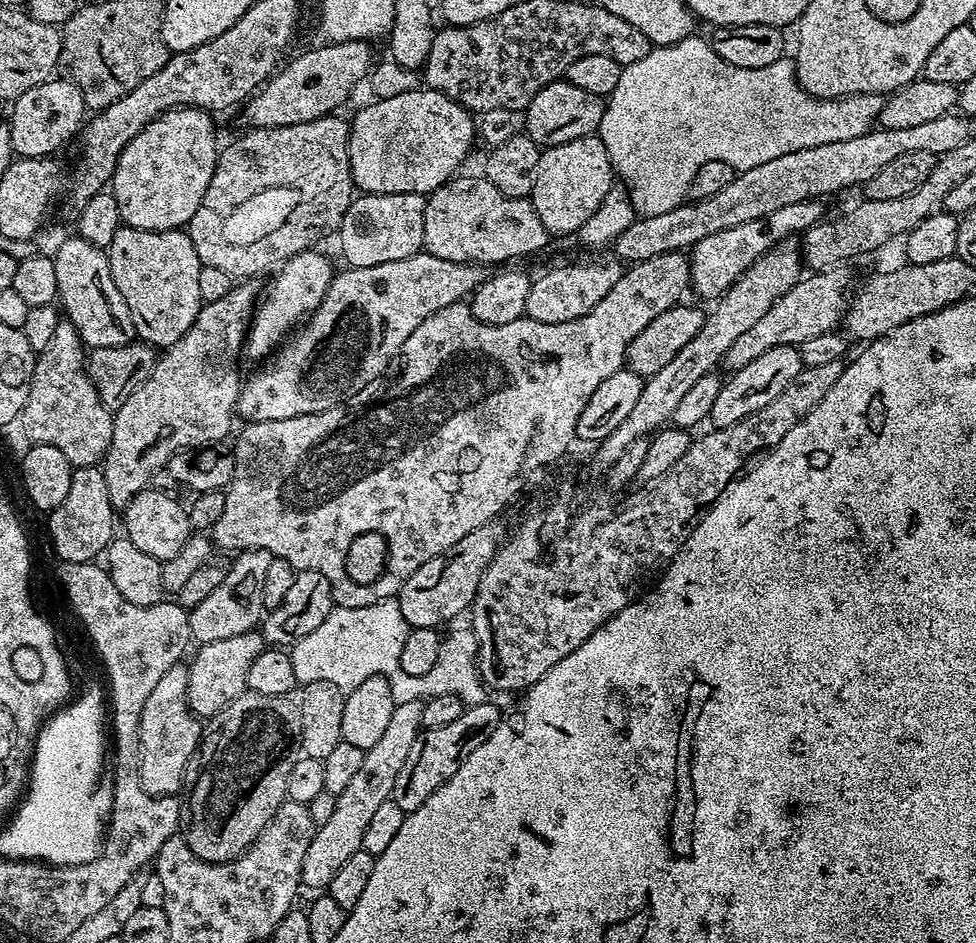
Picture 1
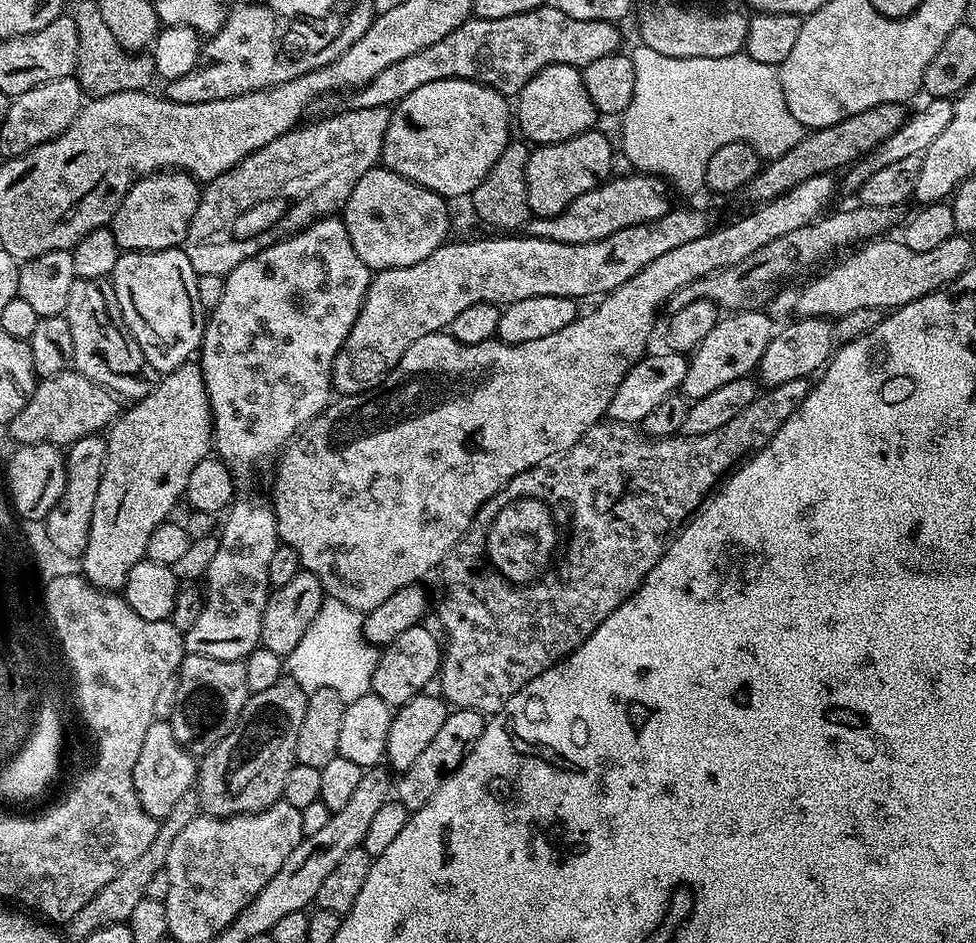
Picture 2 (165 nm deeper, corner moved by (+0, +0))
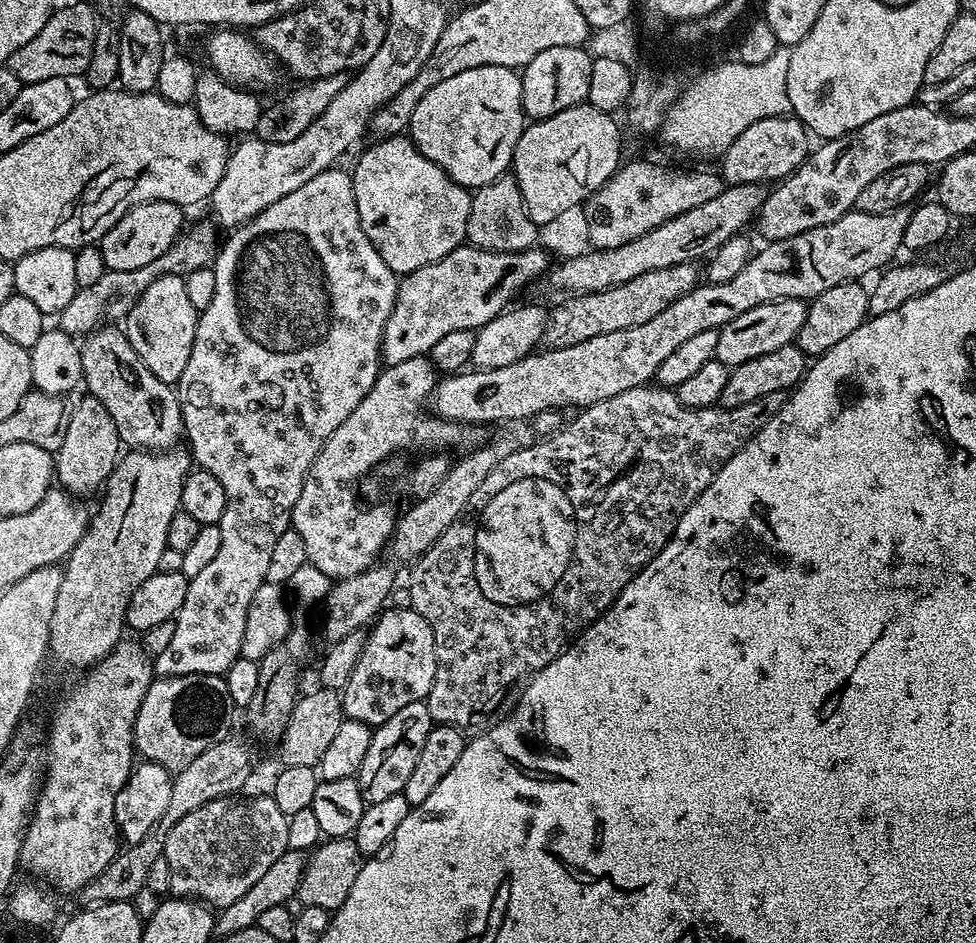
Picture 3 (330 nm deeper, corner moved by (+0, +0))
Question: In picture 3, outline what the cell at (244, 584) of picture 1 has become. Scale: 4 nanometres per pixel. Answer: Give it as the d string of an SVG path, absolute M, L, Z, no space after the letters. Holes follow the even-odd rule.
M340 166L327 168L322 174L310 178L298 190L286 194L286 198L278 198L270 206L263 208L253 220L239 225L231 233L228 241L219 245L214 256L216 273L214 298L204 312L199 313L196 321L196 337L190 350L190 362L186 362L186 370L182 370L182 378L174 385L176 396L180 399L180 413L184 419L184 436L190 455L203 471L214 474L218 482L226 490L226 510L222 514L219 526L222 530L222 546L214 562L209 562L198 575L191 577L186 590L186 598L174 617L174 635L166 650L154 656L154 672L157 677L181 676L182 674L223 674L235 660L241 659L242 633L246 630L246 614L250 610L250 602L254 599L254 590L266 583L266 569L270 566L270 554L274 551L274 542L292 523L294 502L298 502L298 494L302 494L302 482L314 462L314 458L322 450L322 446L350 418L350 410L370 394L374 382L382 371L380 343L386 322L394 310L396 301L397 273L382 262L382 254L374 250L370 238L366 238L366 230L362 230L362 222L358 218L358 202L354 202L354 186L352 177Z

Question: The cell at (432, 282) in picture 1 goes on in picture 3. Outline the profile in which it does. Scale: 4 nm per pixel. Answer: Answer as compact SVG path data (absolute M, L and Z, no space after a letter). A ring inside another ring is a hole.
M461 246L450 250L446 258L438 258L438 262L430 262L430 266L422 266L418 270L407 273L396 285L396 301L394 310L384 327L380 354L385 365L406 362L406 358L428 356L434 345L445 334L454 330L475 330L481 328L490 318L513 303L512 300L523 288L528 288L536 279L549 271L549 253L537 246L527 248L525 252L491 252L485 248Z

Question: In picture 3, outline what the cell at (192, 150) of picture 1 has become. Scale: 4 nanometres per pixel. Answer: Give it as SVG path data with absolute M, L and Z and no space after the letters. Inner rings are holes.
M146 202L131 208L106 234L98 241L98 247L104 259L105 269L138 270L138 266L147 266L154 258L162 258L170 250L170 246L180 235L184 224L185 209L174 202Z

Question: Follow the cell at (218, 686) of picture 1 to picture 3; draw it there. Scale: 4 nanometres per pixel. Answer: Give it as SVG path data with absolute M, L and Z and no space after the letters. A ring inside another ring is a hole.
M182 674L181 676L161 676L153 679L152 685L146 690L146 698L142 698L142 706L138 706L138 718L134 722L134 730L132 731L132 743L137 753L141 752L144 760L153 760L158 766L162 766L167 772L177 773L190 766L190 762L194 762L194 758L198 758L198 754L202 754L202 750L209 748L211 744L216 744L219 740L225 739L229 735L228 727L232 724L232 711L234 705L230 698L230 688L226 686L224 677L221 674Z

